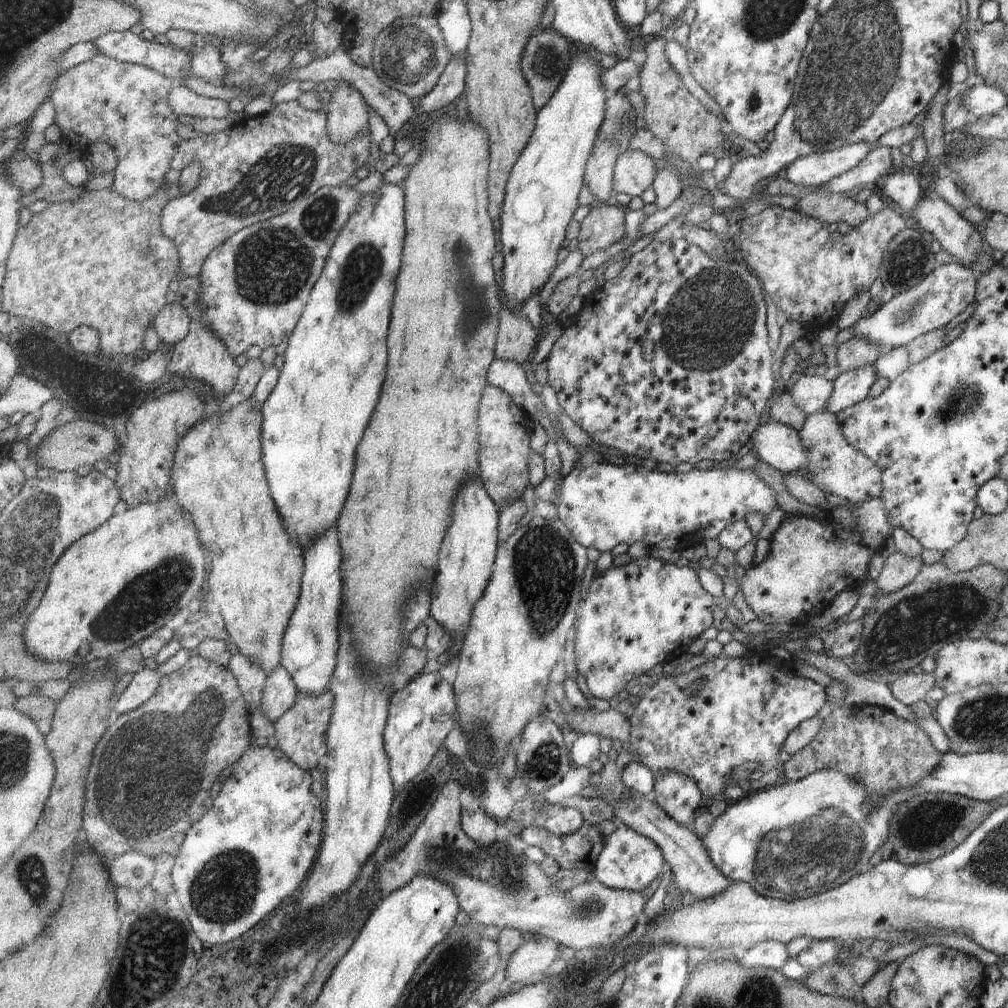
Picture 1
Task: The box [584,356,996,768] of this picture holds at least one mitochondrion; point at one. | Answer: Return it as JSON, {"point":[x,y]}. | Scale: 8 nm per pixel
{"point":[917,620]}

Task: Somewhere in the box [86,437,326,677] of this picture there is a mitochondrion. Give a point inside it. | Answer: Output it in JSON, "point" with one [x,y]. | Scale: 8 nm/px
{"point":[149,597]}

